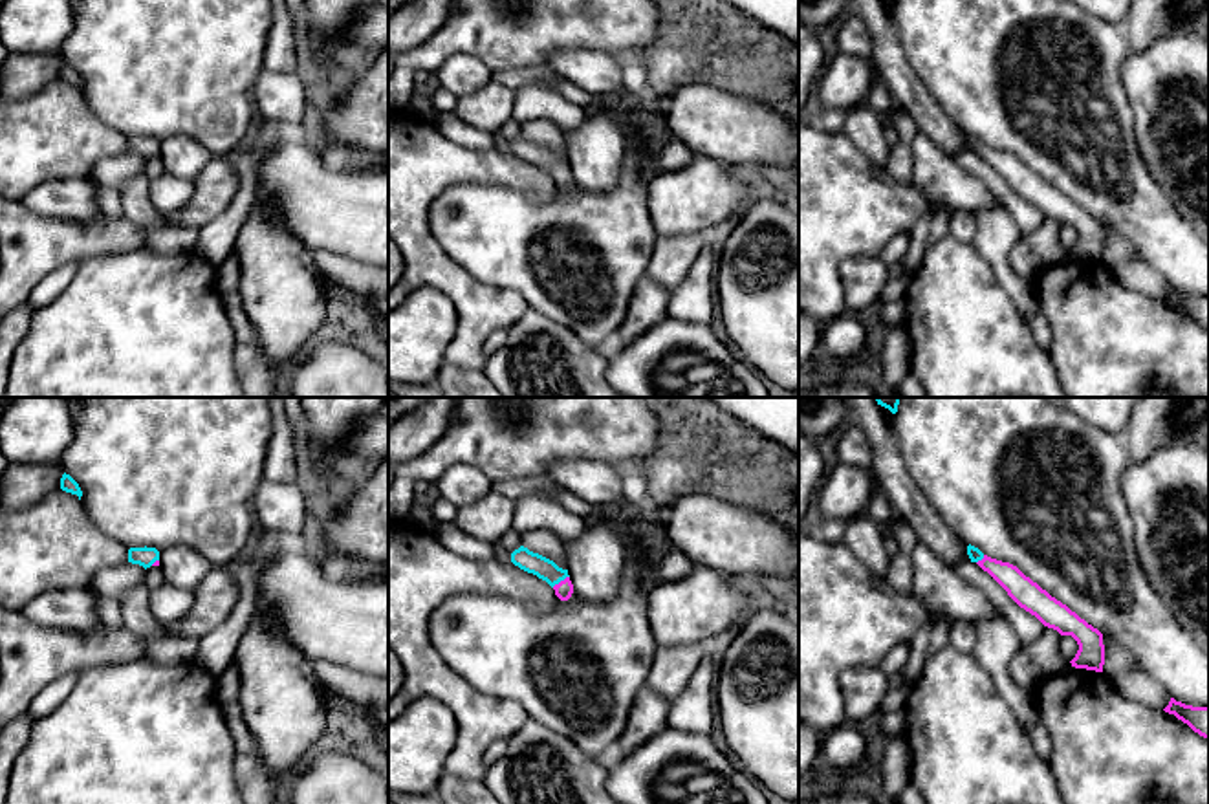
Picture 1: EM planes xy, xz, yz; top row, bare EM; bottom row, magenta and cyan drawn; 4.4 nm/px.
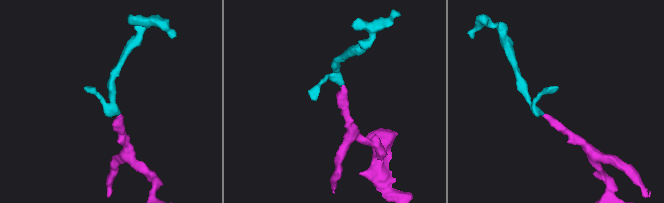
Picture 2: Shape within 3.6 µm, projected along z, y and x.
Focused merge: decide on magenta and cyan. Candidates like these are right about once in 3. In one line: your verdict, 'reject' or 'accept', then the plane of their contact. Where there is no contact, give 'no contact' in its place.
accept | xz

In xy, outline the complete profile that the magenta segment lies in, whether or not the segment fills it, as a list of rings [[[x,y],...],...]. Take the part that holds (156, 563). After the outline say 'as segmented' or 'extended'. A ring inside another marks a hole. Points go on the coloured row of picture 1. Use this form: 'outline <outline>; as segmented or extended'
outline [[[130,548],[128,562],[139,564],[145,570],[150,566],[159,566],[159,551],[156,548]]]; extended

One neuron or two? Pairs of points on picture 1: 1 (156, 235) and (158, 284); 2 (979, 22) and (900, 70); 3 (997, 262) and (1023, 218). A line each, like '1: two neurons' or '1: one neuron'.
1: two neurons
2: two neurons
3: two neurons

